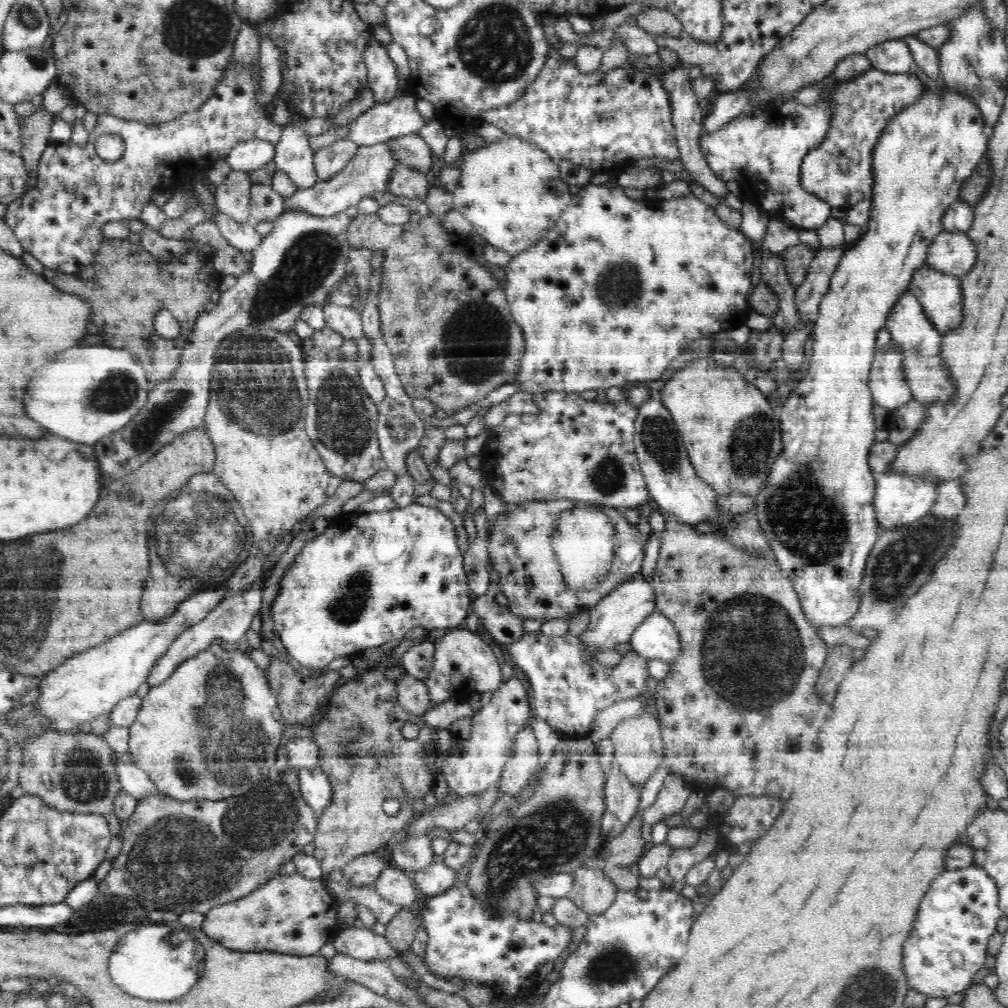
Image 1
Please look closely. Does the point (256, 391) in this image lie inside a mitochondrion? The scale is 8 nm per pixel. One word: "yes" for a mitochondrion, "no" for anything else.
yes

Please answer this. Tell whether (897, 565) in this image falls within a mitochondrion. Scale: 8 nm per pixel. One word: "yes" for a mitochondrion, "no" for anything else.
yes

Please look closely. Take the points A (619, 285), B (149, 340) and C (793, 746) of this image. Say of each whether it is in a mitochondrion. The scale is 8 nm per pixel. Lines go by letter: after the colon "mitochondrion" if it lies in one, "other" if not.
A: mitochondrion
B: other
C: other

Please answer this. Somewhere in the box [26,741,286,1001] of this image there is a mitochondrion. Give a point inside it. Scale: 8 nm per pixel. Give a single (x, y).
(83, 780)

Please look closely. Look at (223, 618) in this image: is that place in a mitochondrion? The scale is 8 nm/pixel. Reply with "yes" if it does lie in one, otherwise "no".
no

